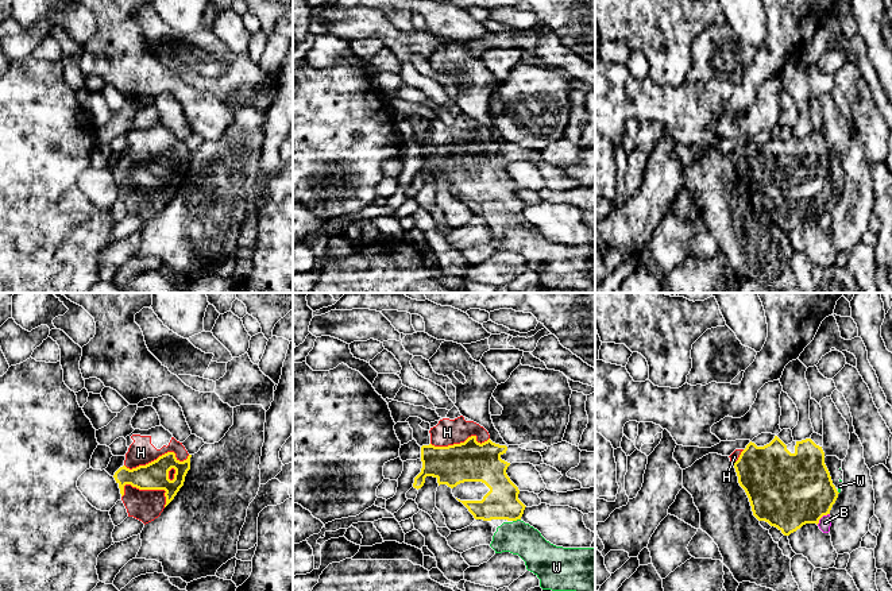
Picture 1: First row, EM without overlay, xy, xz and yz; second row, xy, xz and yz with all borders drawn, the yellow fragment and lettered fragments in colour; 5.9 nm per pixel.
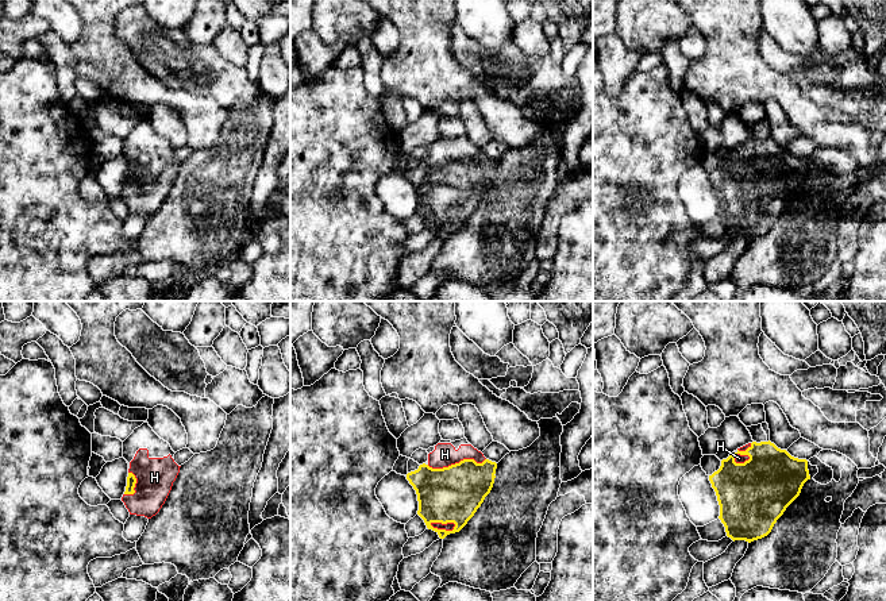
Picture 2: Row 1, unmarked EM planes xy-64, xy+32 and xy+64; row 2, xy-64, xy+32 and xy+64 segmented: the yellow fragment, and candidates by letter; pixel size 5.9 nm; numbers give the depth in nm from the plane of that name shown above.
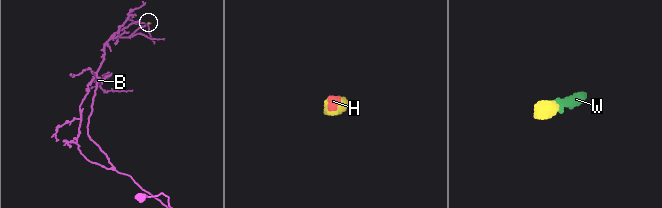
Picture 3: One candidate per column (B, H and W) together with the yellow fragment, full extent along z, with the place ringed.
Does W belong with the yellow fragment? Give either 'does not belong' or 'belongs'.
belongs

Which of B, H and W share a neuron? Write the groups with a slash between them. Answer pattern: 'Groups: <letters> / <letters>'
Groups: B / H W

